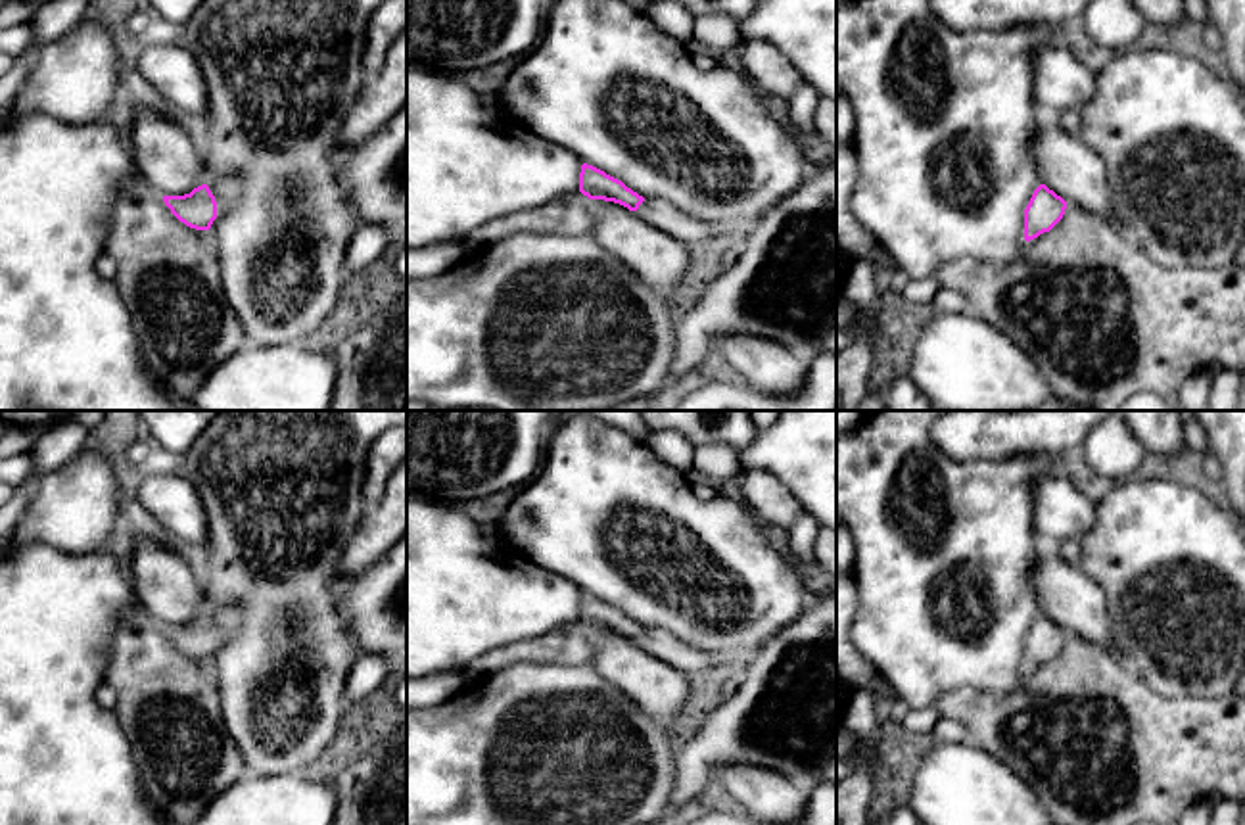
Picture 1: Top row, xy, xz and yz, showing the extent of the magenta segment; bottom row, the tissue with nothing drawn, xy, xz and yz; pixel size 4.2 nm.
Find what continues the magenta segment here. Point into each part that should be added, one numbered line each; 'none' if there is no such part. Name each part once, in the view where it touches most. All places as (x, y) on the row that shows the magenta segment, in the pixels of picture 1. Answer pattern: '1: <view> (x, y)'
1: xy (225, 190)

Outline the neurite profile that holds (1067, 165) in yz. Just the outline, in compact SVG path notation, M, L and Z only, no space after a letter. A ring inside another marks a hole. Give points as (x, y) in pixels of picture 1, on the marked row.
M1059 125L1040 127L1032 157L1049 190L1067 203L1111 223L1105 163L1076 132L1065 132Z

